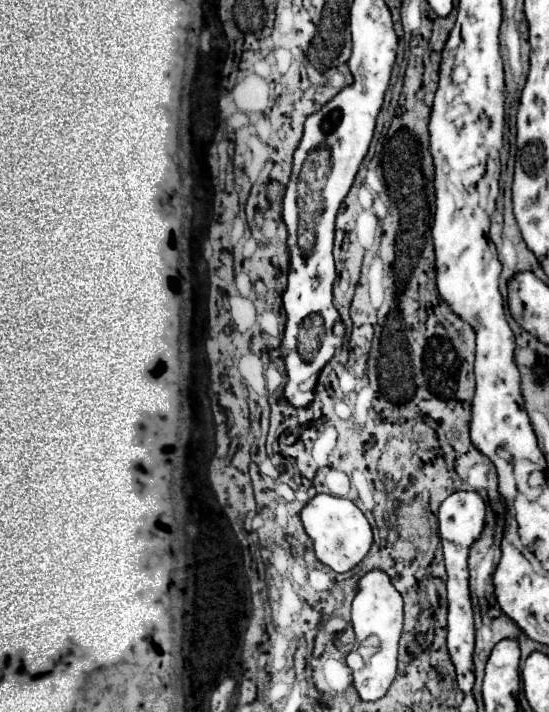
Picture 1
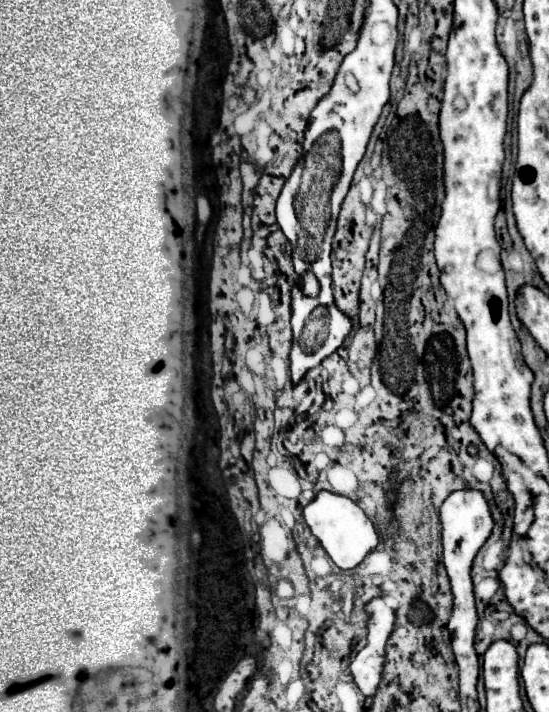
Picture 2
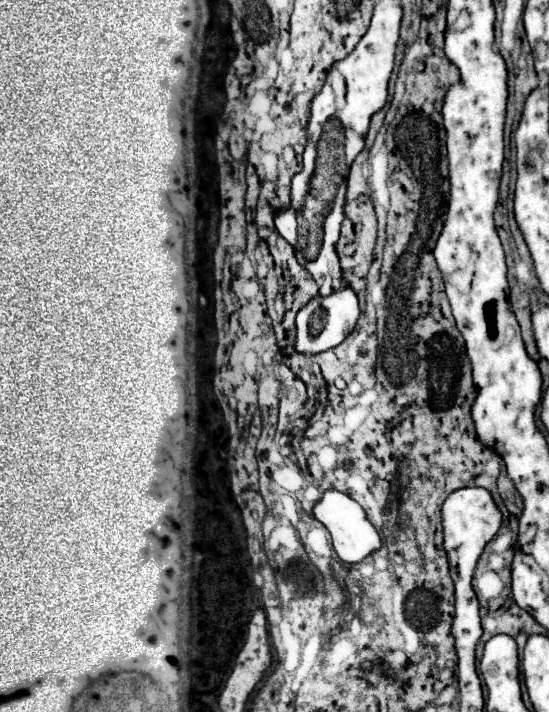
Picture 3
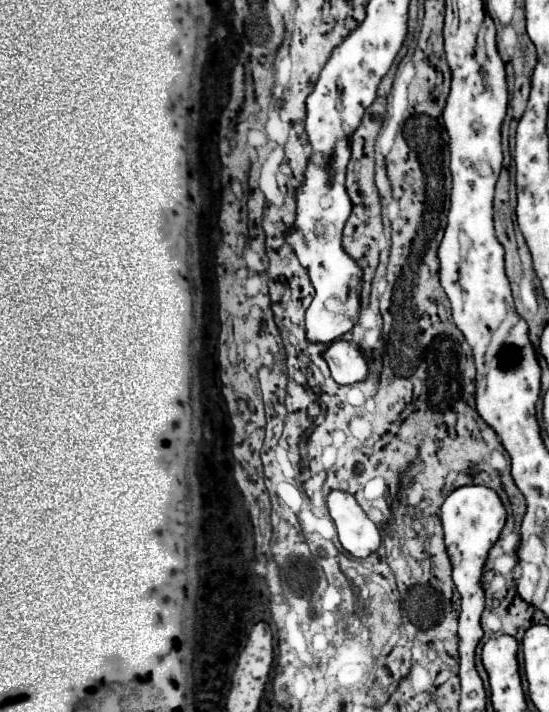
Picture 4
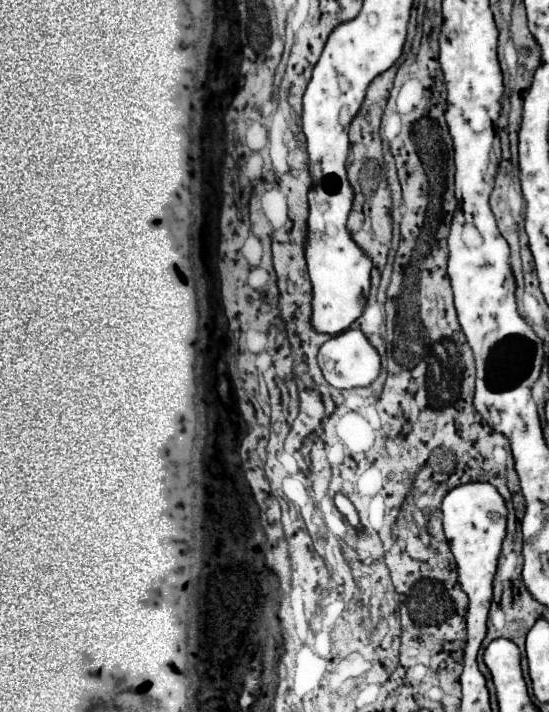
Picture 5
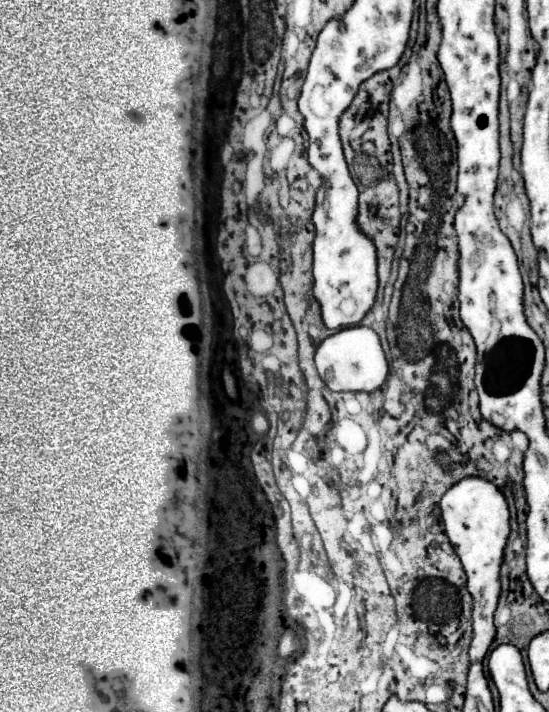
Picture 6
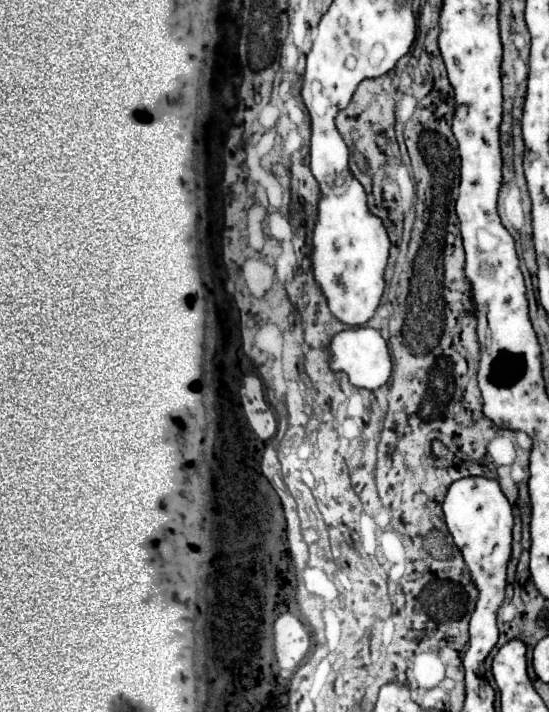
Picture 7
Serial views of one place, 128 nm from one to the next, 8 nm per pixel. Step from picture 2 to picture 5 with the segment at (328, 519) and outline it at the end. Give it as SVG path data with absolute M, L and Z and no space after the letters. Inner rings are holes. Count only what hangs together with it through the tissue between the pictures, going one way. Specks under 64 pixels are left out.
M336 494L336 506L338 506L338 510L348 518L348 522L352 524L352 526L360 526L360 522L358 522L358 514L356 514L356 508L352 506L352 502L346 498L346 496L342 496L342 494Z

